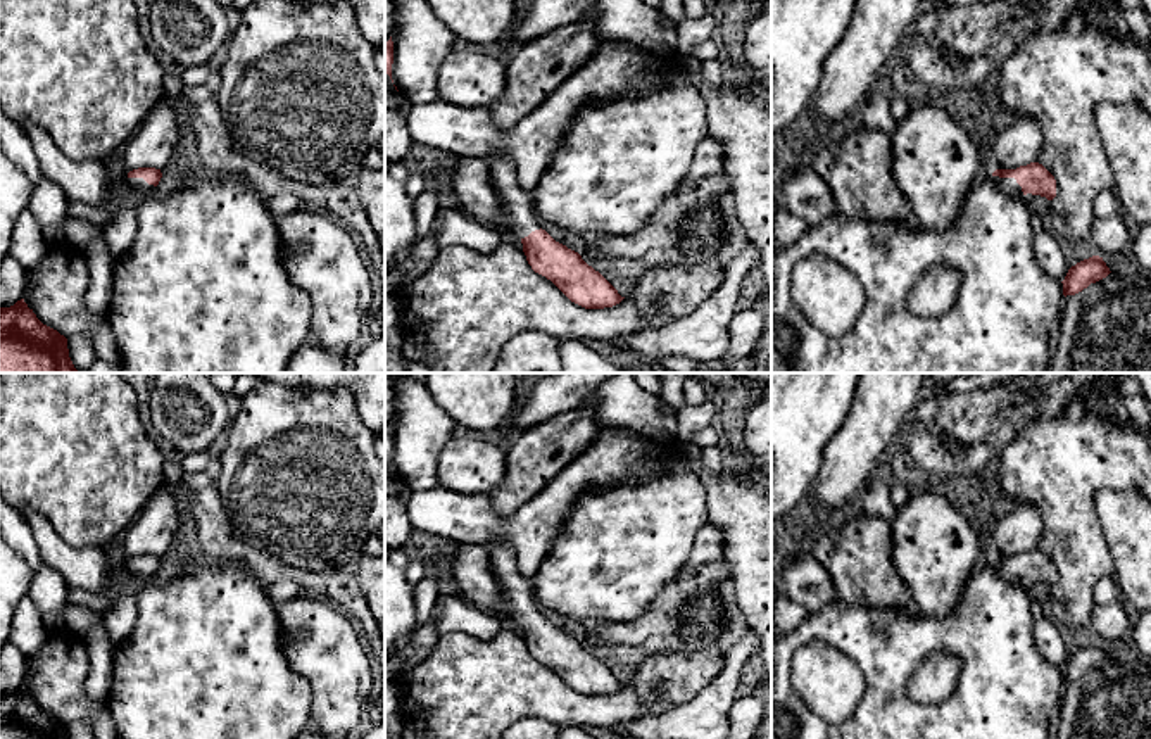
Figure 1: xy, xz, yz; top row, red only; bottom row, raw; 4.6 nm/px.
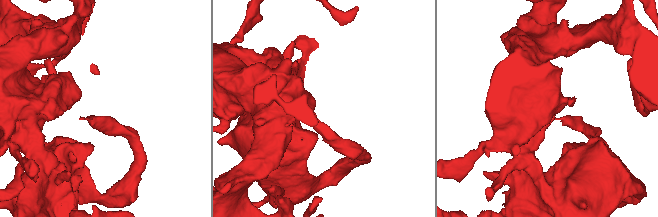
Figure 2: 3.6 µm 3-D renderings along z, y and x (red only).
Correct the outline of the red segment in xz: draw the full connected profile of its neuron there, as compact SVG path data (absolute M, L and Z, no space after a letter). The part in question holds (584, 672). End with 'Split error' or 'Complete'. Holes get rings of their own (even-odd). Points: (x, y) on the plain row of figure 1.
M495 542L487 546L487 551L502 592L499 613L509 615L521 625L531 656L550 666L571 689L585 696L620 691L625 684L599 658L540 613L530 578L518 570L513 546Z. Split error

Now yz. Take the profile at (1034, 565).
M1030 549L1016 556L996 556L992 563L999 577L1009 582L1023 584L1032 580L1047 587L1056 584L1056 566L1039 549Z. Split error

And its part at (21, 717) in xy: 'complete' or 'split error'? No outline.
complete

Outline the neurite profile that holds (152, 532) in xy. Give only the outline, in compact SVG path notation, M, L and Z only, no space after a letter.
M166 461L164 483L123 534L119 546L126 559L138 554L166 554L174 542L185 506L178 504L185 477L176 461Z

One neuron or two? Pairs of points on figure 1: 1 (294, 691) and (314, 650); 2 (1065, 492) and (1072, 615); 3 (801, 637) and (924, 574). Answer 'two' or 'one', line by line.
1: two
2: one
3: two

